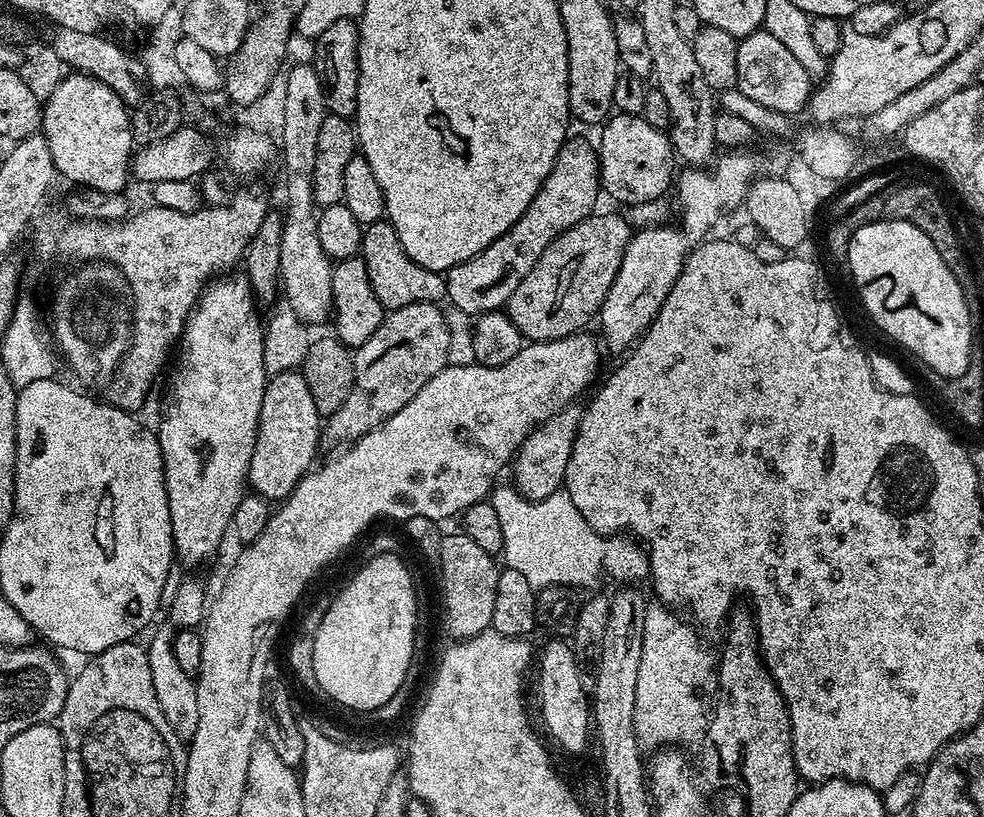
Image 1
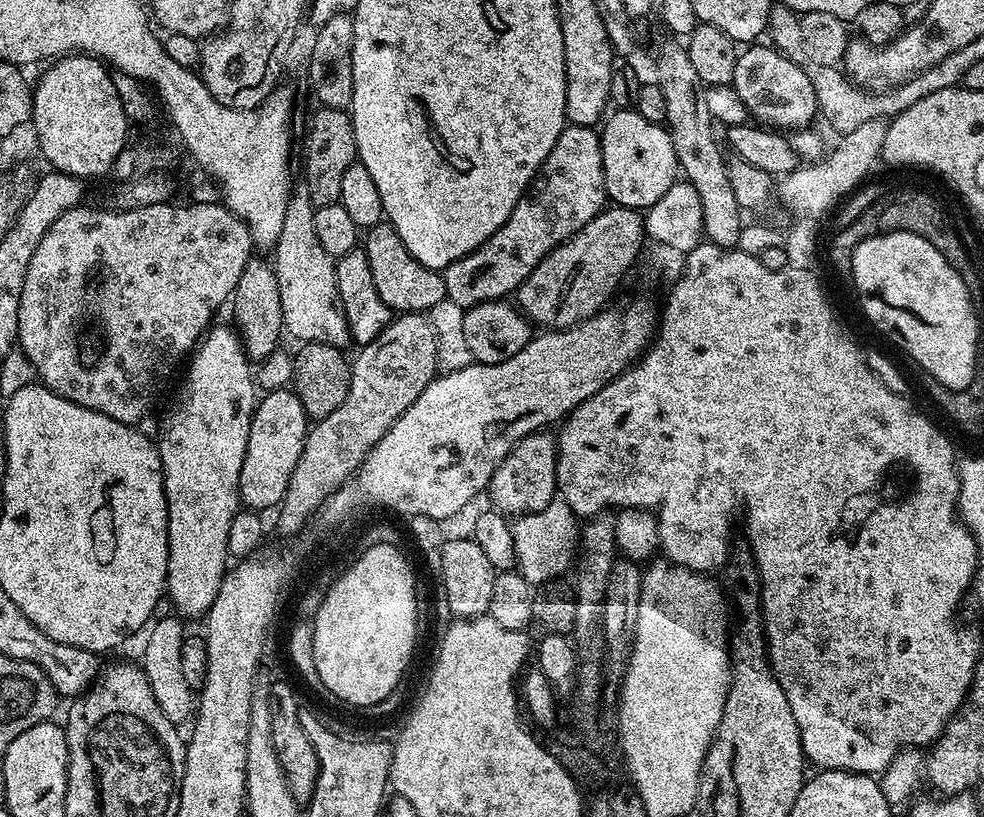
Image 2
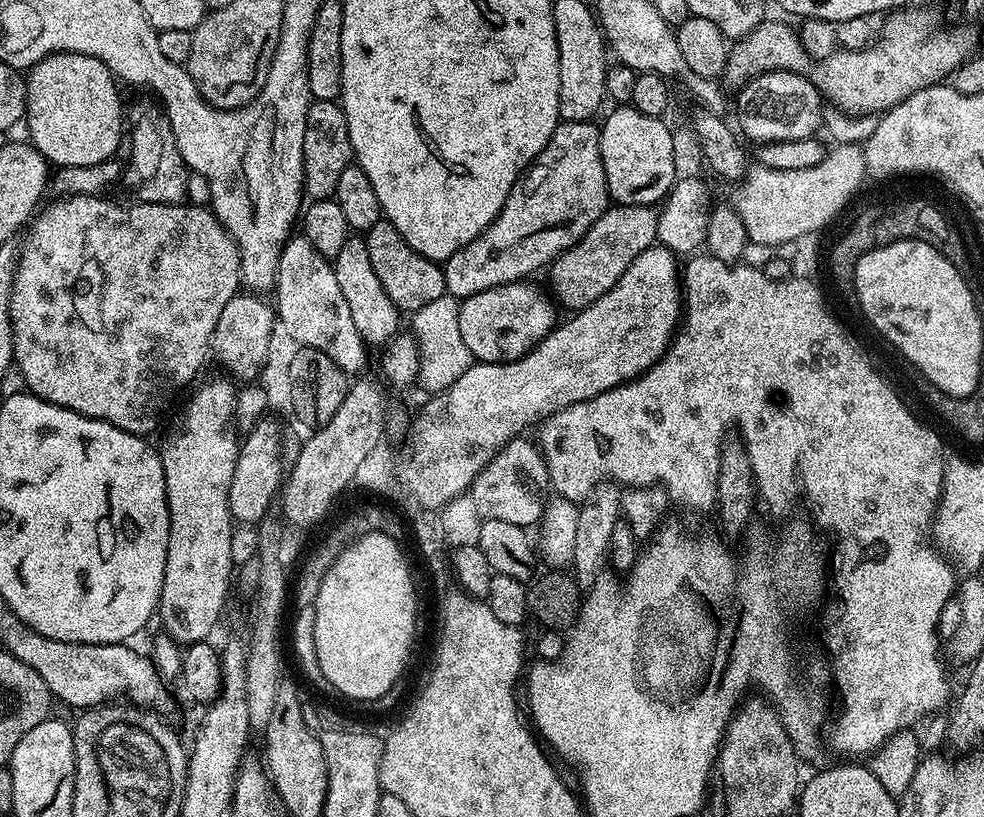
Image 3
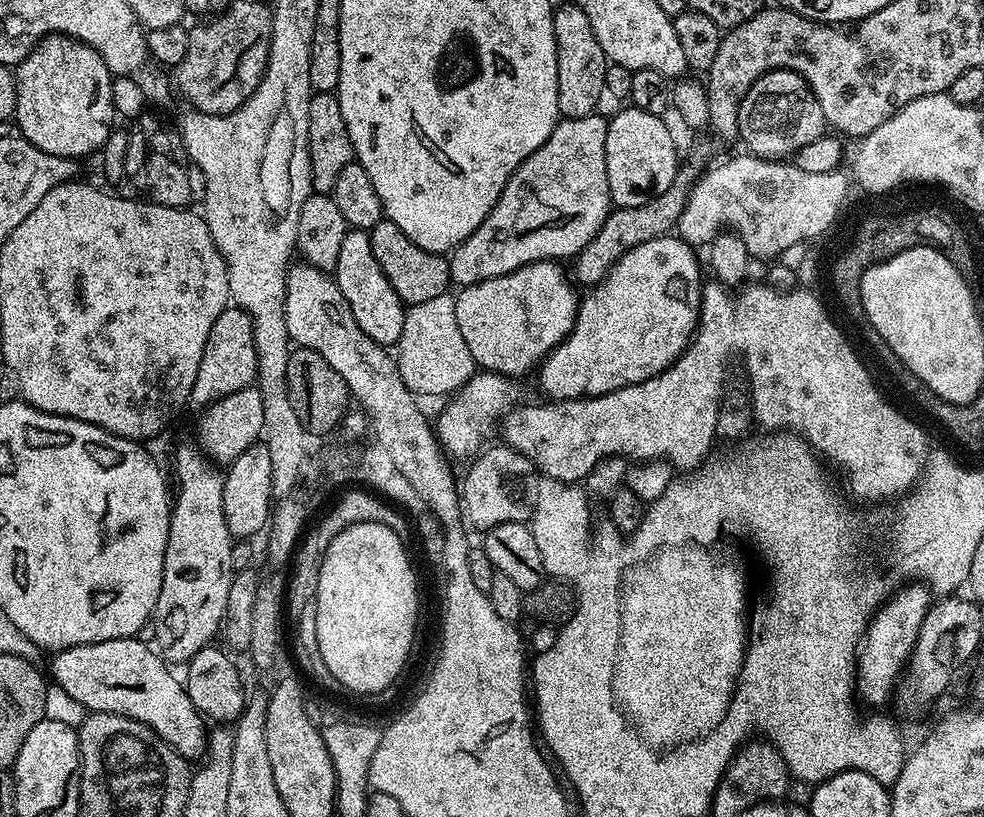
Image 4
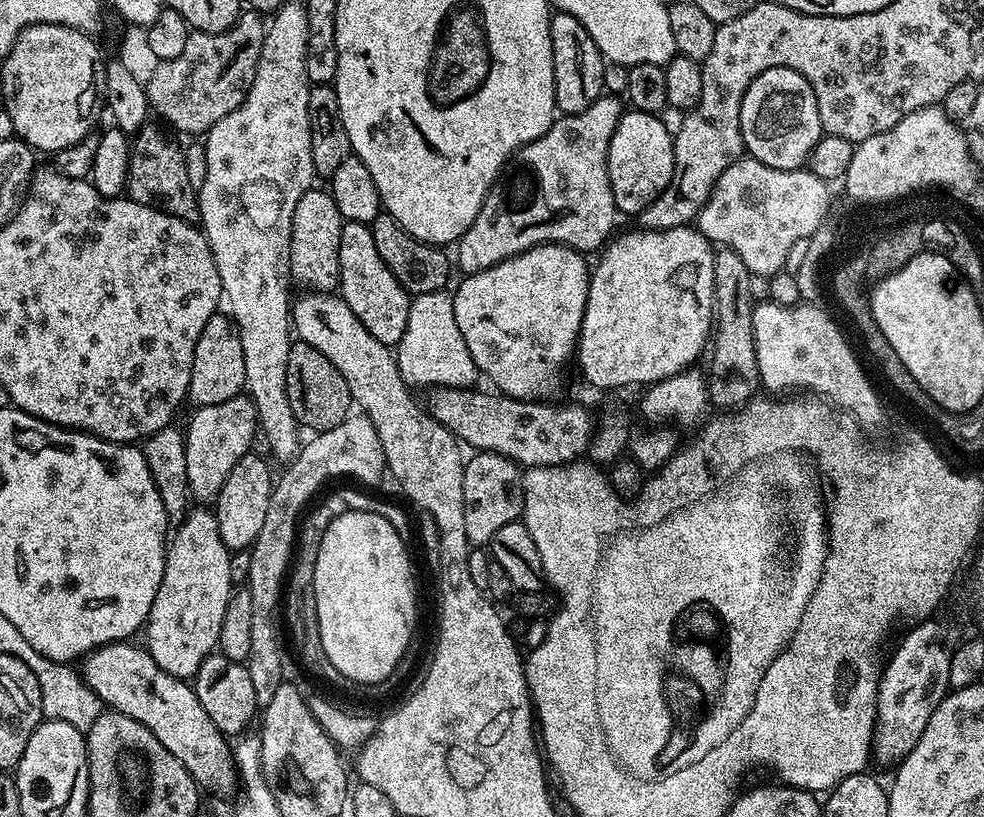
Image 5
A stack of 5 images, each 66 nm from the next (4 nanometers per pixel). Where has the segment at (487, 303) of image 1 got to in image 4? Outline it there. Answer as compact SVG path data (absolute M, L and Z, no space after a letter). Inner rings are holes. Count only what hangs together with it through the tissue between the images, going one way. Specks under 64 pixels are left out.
M600 114L561 119L550 138L523 160L508 179L482 226L452 249L448 269L453 285L469 288L539 260L564 262L567 256L579 256L594 234L602 230L602 222L606 222L614 207L606 178L607 129L608 120ZM524 207L532 212L512 216L515 208Z

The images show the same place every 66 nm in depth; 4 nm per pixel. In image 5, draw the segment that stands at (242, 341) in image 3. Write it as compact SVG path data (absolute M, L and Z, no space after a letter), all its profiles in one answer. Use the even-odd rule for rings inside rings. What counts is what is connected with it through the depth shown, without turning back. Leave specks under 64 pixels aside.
M217 312L203 327L202 335L194 350L191 364L191 380L188 387L189 401L195 407L220 404L234 396L241 395L245 389L245 354L242 353L240 331L229 315Z

